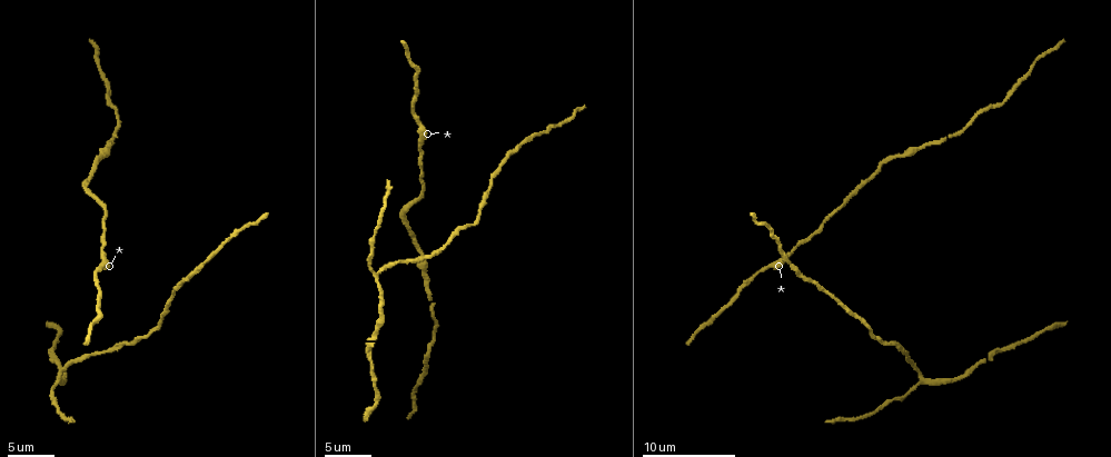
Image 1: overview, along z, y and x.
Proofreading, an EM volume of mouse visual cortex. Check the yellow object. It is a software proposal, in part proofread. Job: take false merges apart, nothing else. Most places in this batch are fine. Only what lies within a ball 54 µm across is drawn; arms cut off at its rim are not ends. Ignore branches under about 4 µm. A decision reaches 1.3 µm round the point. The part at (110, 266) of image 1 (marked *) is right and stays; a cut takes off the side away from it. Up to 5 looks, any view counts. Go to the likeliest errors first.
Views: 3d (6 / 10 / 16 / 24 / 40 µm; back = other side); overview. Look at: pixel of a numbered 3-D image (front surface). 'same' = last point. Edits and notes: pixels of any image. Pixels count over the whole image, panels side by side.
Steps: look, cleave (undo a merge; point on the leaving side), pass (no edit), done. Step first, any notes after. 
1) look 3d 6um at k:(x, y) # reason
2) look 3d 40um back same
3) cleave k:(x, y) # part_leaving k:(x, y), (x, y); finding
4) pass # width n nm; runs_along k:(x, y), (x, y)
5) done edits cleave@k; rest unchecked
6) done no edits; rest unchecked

look 3d 16um at 1:(376, 278)

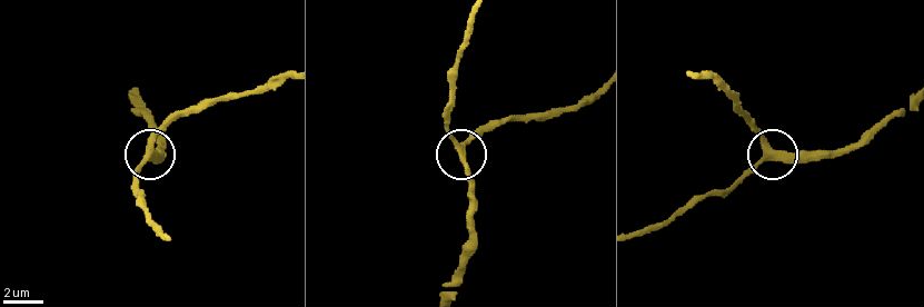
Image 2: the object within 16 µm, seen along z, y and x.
pass # runs_along 2:(284, 76), (244, 95), (185, 109), (159, 135), (131, 187); all the same neuron

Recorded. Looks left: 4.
look 3d 16um at 1:(873, 174) # a narrow waist

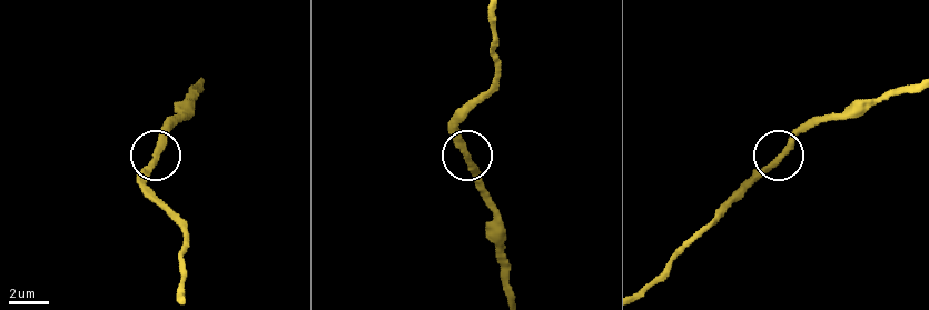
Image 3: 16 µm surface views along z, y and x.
look 3d 6um at 3:(781, 153)

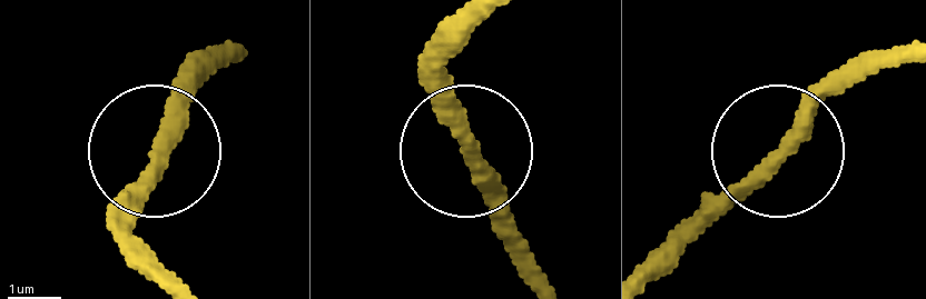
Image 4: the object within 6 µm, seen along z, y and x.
pass # runs_along 4:(170, 282), (131, 202), (166, 109), (206, 61); all the same neuron

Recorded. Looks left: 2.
look 3d 10um at 1:(495, 174)

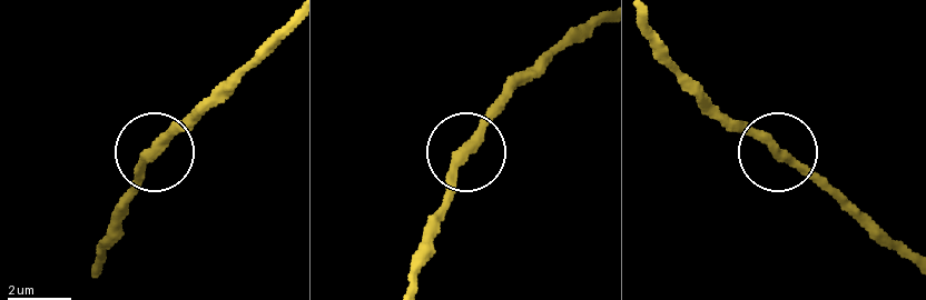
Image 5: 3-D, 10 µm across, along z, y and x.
look 3d 6um at 5:(464, 156)

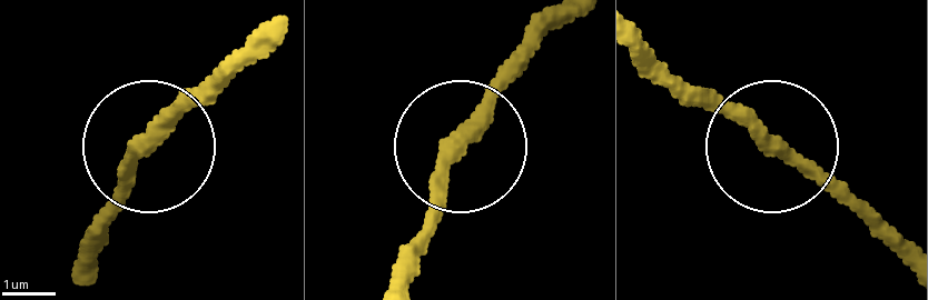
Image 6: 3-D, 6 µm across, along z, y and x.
pass # width 290 nm; continuous, no second neuron

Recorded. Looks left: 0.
done no edits; rest unchecked

